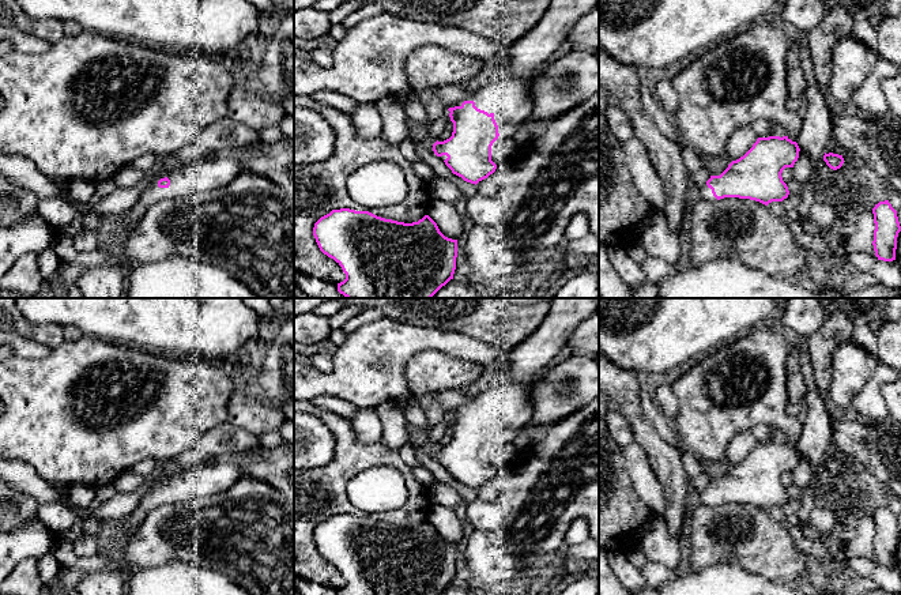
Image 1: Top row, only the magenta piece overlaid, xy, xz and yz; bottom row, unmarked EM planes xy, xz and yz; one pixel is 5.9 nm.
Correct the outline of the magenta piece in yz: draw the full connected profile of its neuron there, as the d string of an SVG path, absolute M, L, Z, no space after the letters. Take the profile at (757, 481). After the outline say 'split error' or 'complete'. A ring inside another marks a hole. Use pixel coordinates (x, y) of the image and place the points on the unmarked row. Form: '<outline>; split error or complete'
M788 441L758 443L739 464L732 466L723 478L712 479L700 493L700 504L717 506L739 502L768 511L783 506L789 496L783 486L785 472L793 472L799 463L799 451Z; split error

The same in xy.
M225 459L218 464L188 463L180 477L173 475L139 502L137 508L124 519L118 535L137 530L147 515L161 505L178 502L180 498L201 498L225 492L240 478L240 468Z; split error

